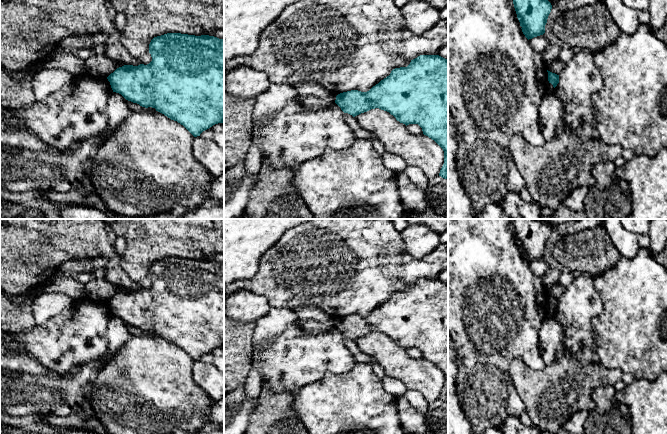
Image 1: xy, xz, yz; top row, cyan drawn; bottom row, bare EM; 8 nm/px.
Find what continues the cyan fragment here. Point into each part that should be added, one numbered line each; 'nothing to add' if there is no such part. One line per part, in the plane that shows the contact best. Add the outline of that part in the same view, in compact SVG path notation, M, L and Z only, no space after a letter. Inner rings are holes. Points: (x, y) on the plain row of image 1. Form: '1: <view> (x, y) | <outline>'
nothing to add

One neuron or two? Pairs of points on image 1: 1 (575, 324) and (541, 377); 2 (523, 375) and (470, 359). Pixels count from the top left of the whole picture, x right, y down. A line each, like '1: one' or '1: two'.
1: two
2: two

